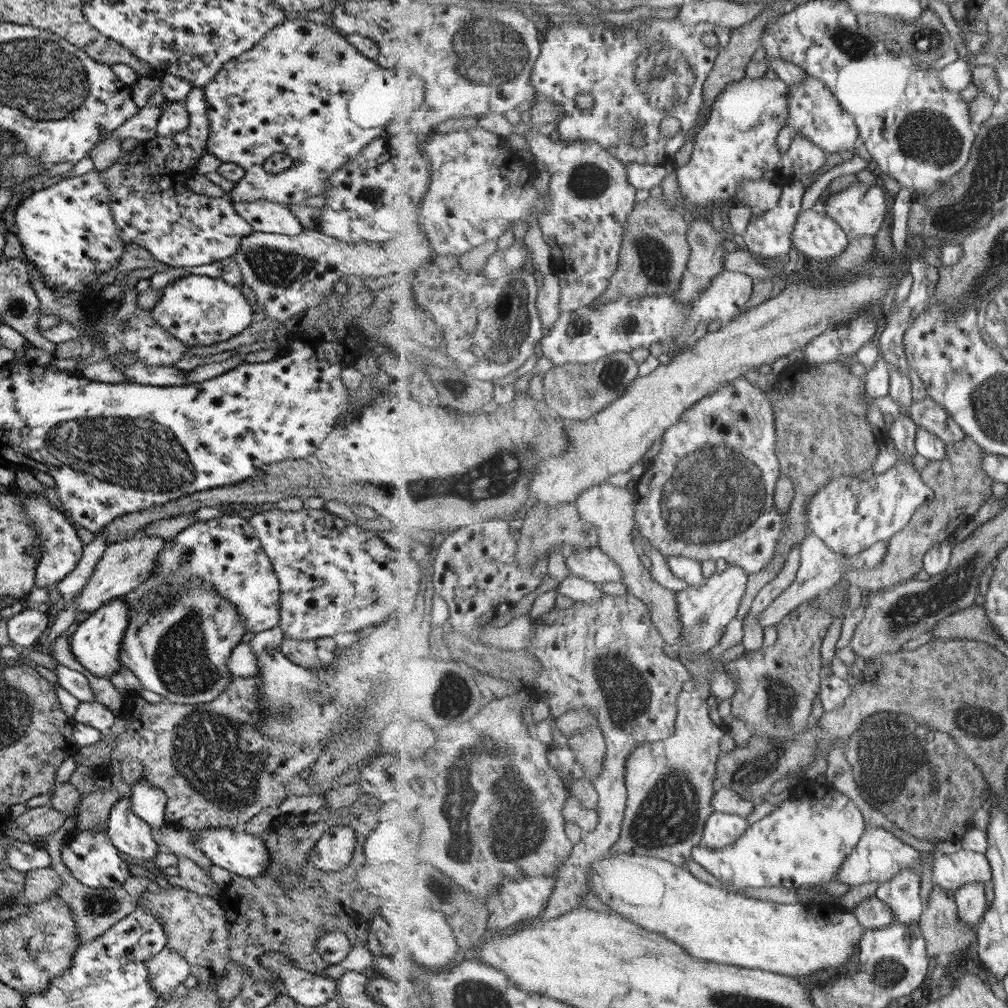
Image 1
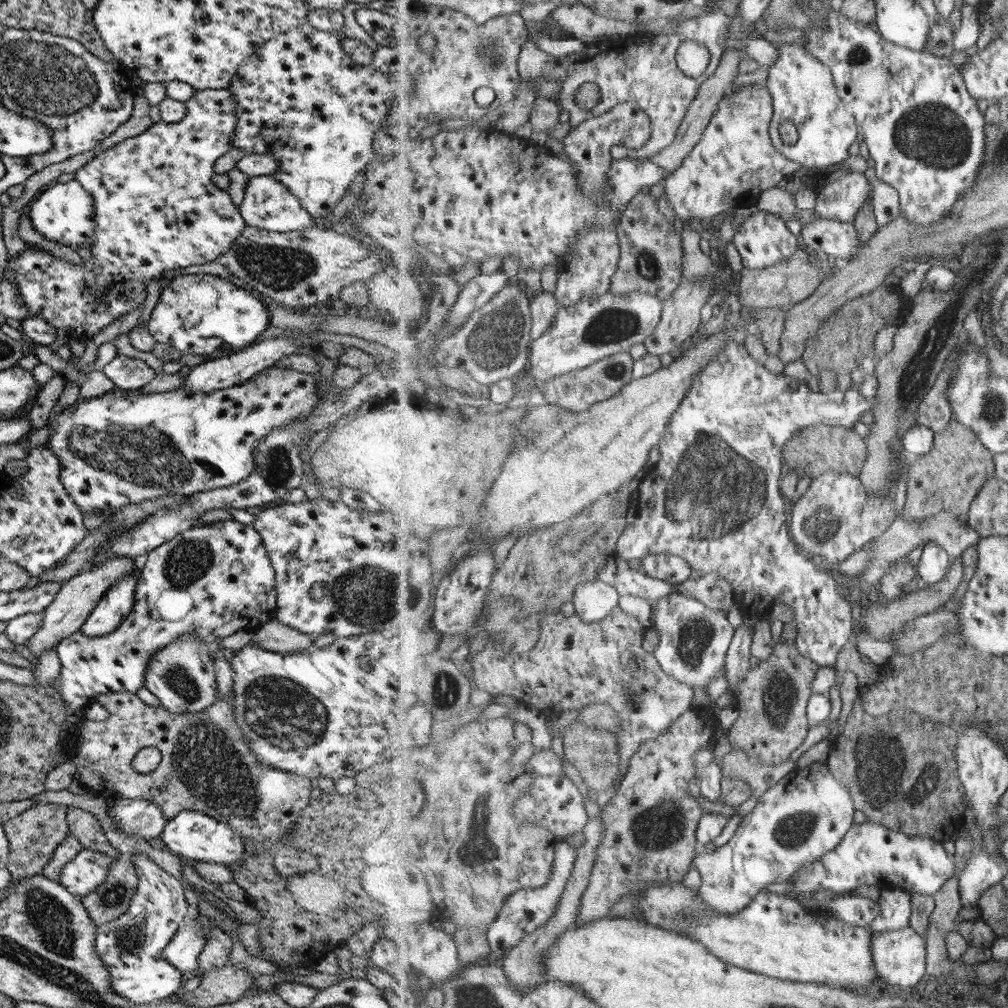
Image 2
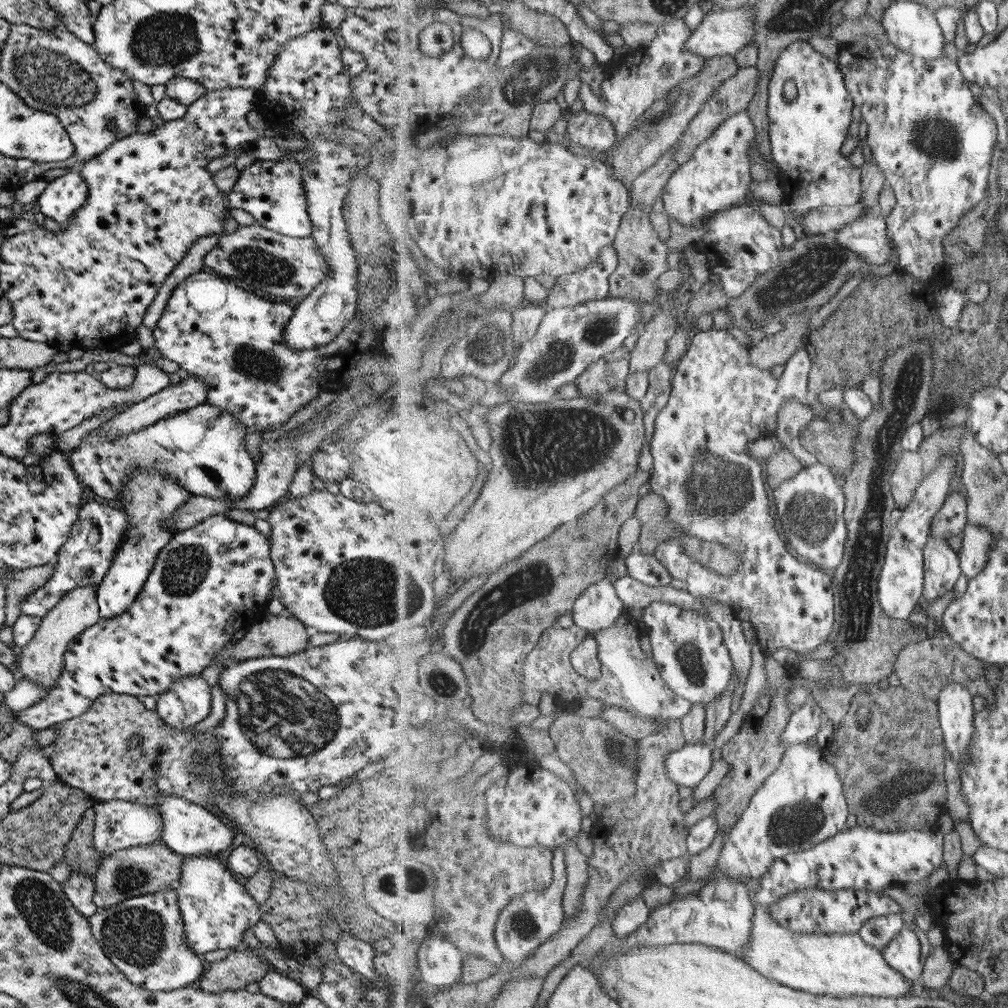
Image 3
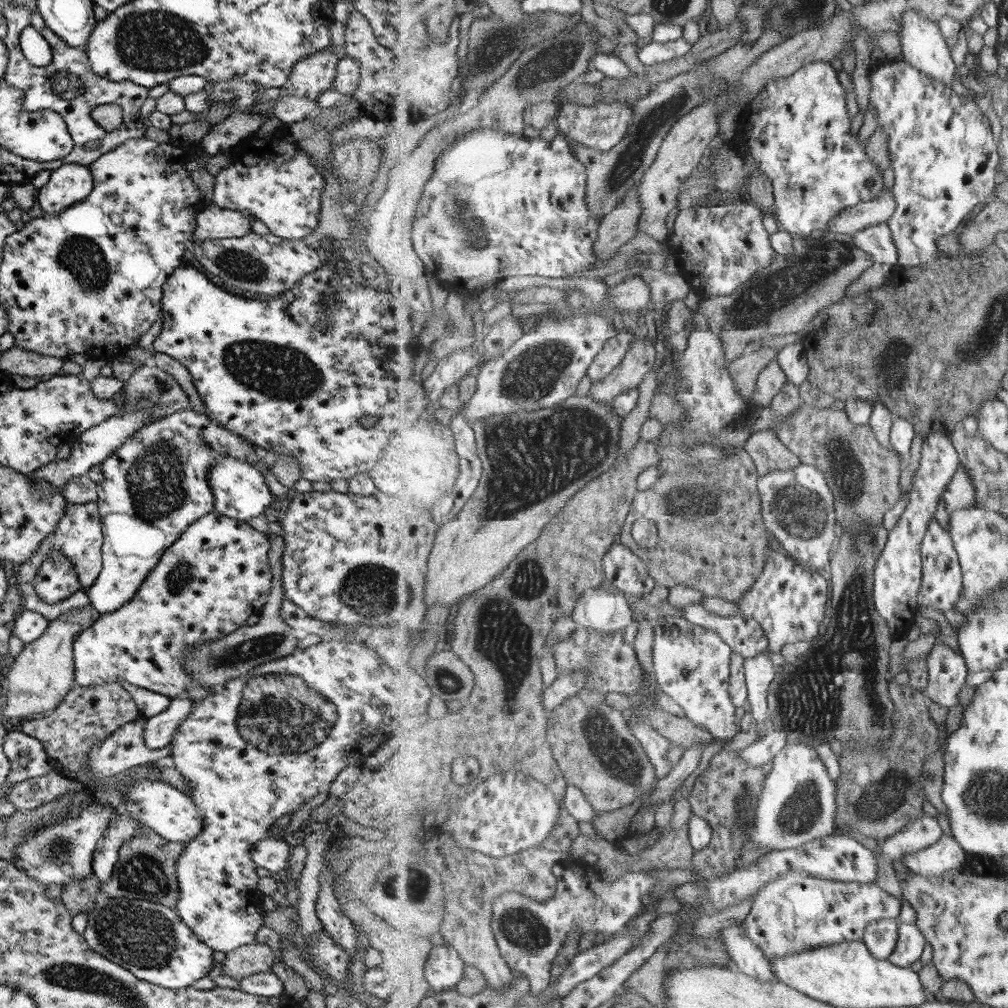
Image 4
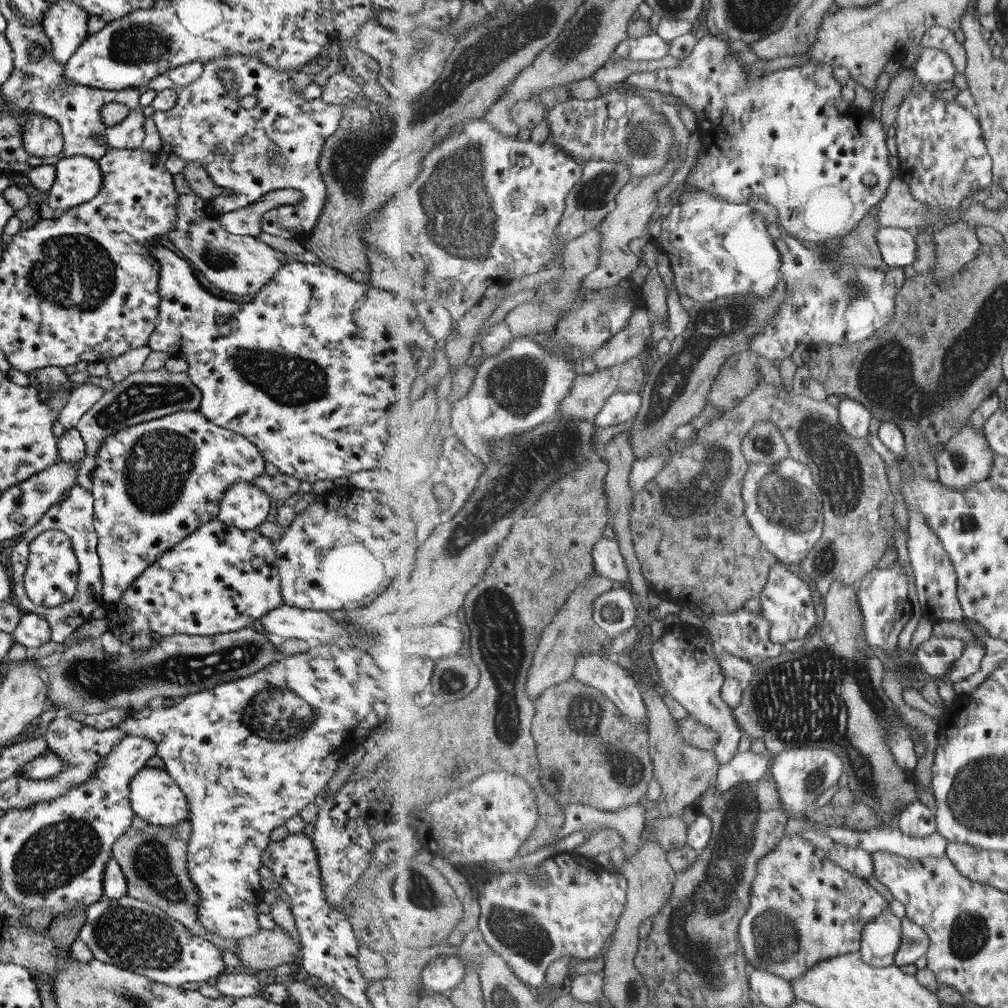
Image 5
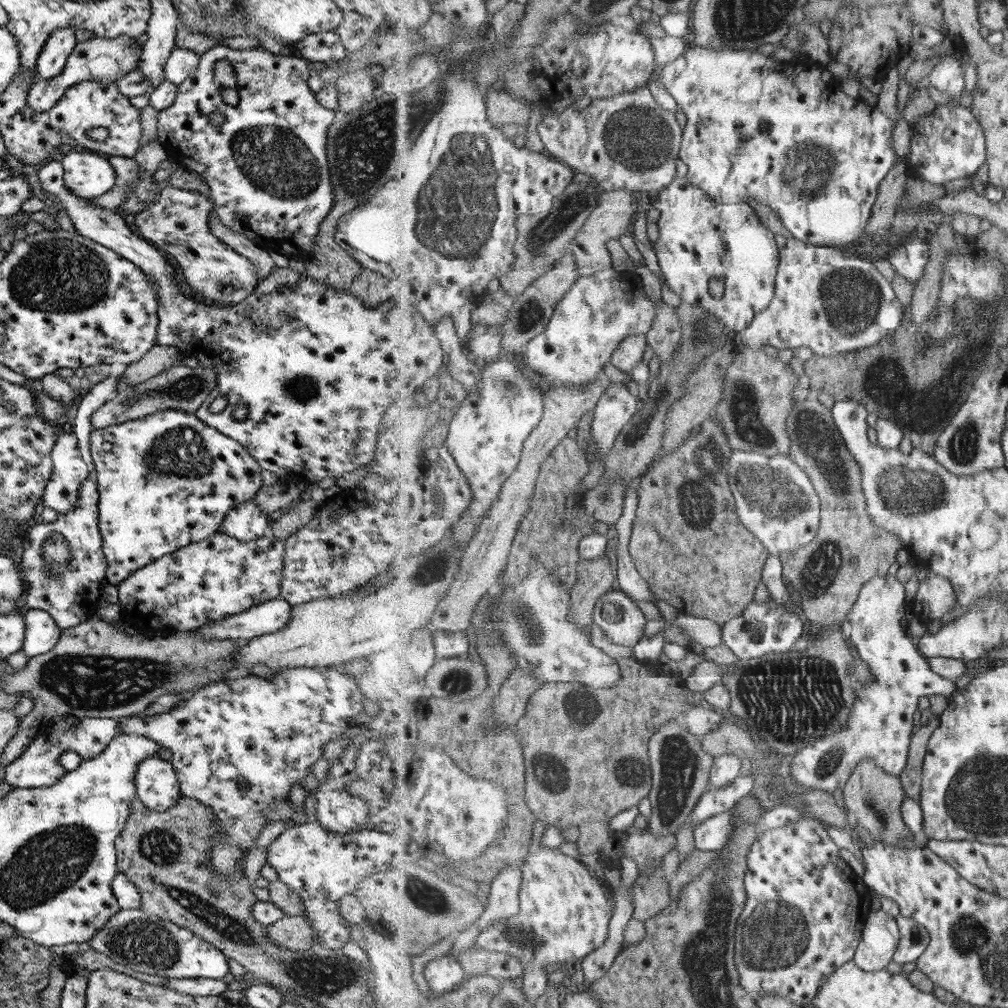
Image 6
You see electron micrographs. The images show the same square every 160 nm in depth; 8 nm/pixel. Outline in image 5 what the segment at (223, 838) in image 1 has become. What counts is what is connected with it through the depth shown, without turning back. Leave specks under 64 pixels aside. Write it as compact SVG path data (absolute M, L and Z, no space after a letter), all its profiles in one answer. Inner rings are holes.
M143 766L129 780L128 789L131 813L146 824L155 827L173 827L187 821L189 812L186 798L163 769Z

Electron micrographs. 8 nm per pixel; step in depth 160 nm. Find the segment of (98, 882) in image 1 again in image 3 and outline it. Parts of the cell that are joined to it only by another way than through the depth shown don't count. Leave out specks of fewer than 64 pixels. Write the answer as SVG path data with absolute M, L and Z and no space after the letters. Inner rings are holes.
M70 872L69 879L62 884L62 891L67 900L85 918L93 916L97 909L95 904L92 903L93 880L94 878L87 877L87 874L83 874L83 872Z

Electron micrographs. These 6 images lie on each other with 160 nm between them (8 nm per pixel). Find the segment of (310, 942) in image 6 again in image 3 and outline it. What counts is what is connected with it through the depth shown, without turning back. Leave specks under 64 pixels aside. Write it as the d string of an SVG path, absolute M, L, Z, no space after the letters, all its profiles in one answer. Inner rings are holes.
M243 946L228 952L223 960L211 963L209 970L201 976L201 980L197 980L196 984L199 989L209 994L219 994L222 990L241 990L250 982L257 983L271 969L265 960L261 961L257 954Z

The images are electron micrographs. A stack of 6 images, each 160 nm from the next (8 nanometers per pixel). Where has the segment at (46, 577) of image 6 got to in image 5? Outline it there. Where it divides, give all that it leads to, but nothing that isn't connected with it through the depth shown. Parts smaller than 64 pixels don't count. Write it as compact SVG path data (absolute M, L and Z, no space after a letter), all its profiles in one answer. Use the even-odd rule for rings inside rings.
M73 486L68 489L67 498L53 503L44 515L37 521L29 530L26 530L23 535L20 535L20 540L13 546L9 566L11 566L11 576L14 577L14 589L12 601L24 613L33 613L42 616L48 624L50 630L50 640L59 643L67 641L73 632L82 624L85 624L90 619L90 614L95 608L103 605L101 601L101 575L100 564L96 553L97 536L93 526L93 509L92 509L92 494L89 490L85 490L80 486ZM46 530L59 530L67 535L70 540L76 561L78 562L78 575L76 580L76 589L73 596L57 606L44 608L40 605L35 605L29 601L23 588L22 576L26 569L27 547L40 532Z

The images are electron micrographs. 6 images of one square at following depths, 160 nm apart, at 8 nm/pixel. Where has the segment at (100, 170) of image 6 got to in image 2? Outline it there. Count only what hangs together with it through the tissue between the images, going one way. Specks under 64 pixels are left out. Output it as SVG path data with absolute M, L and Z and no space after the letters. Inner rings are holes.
M75 180L41 190L41 193L28 204L28 218L31 226L47 240L63 244L67 248L90 248L94 232L94 204L92 196Z

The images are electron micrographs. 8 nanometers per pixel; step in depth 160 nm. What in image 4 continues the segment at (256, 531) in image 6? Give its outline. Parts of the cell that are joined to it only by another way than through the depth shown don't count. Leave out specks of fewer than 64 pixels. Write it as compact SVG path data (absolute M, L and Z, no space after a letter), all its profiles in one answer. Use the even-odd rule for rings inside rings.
M229 456L219 458L209 468L206 476L214 500L214 511L223 516L245 522L263 514L263 510L275 499L263 479L262 473L259 472L257 467L251 466L249 462L243 462L239 458L229 458Z

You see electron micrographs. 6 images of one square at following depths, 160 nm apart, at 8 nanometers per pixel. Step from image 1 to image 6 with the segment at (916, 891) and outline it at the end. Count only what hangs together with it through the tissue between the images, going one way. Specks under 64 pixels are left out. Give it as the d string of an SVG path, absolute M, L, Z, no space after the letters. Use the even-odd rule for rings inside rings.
M885 910L870 913L854 961L866 971L880 971L893 960L901 939L896 917Z

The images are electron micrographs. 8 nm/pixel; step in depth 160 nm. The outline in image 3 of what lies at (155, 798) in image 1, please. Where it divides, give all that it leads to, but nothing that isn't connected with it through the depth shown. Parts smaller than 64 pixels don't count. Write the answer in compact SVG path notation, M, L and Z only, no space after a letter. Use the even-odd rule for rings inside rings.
M109 800L102 803L95 801L91 808L94 811L93 847L101 858L107 859L123 849L151 844L160 839L161 816L157 816L157 812L149 806Z

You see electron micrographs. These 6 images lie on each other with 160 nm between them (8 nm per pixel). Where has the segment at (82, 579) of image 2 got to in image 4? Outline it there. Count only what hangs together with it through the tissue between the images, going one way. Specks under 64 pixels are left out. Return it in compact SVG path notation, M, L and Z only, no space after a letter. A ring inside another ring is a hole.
M89 605L83 608L71 608L61 613L55 620L50 620L45 630L16 654L7 663L5 676L6 705L2 714L13 723L19 724L23 718L39 717L52 711L68 693L73 680L73 639L85 630L98 617L98 613Z

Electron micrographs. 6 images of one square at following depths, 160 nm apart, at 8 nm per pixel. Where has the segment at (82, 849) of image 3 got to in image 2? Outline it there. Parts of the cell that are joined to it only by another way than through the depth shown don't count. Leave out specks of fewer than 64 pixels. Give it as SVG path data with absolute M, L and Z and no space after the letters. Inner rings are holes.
M67 807L66 822L68 835L77 840L81 848L90 848L94 851L107 852L111 846L105 844L105 836L100 824L95 820L93 814Z

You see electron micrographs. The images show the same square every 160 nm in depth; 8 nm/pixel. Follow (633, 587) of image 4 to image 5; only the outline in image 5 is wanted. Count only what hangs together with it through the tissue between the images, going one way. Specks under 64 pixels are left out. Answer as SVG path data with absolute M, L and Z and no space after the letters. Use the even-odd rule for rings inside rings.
M615 537L598 540L592 550L592 557L596 562L598 573L610 578L618 585L629 580L627 562L623 558L619 542Z

